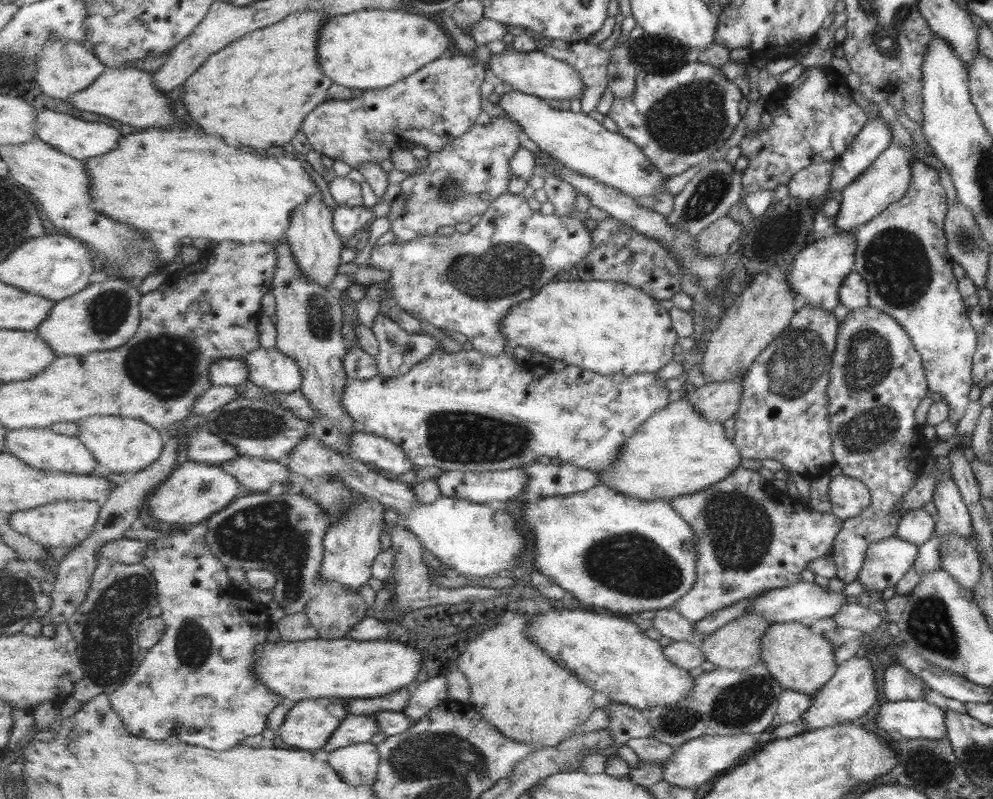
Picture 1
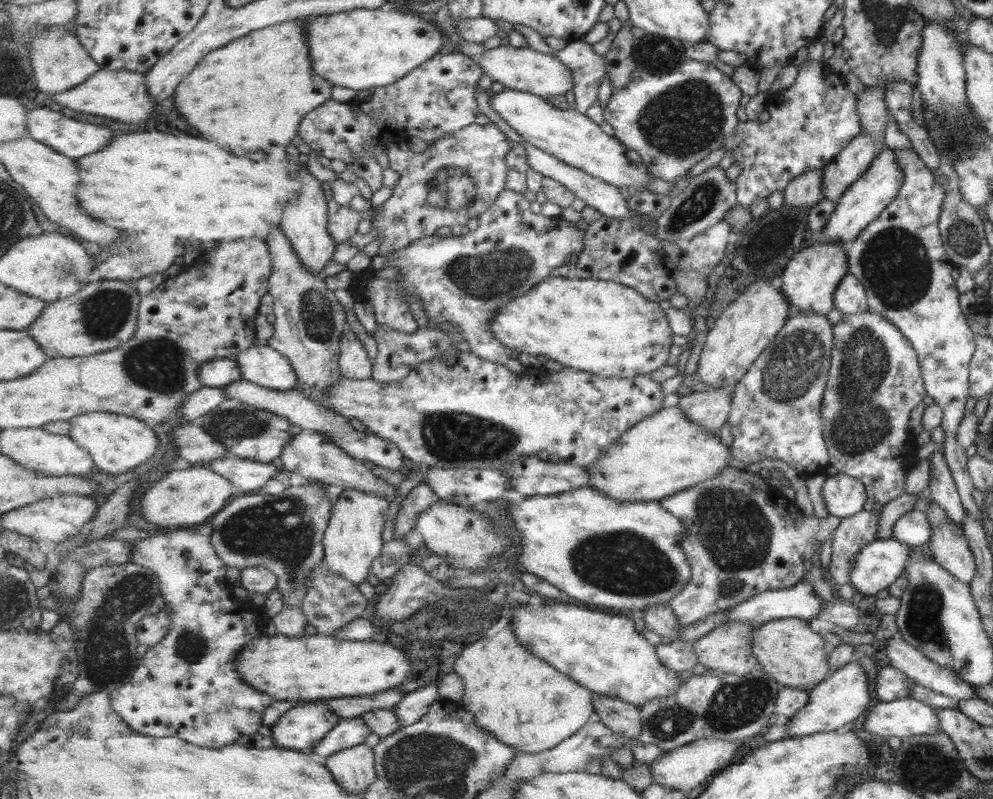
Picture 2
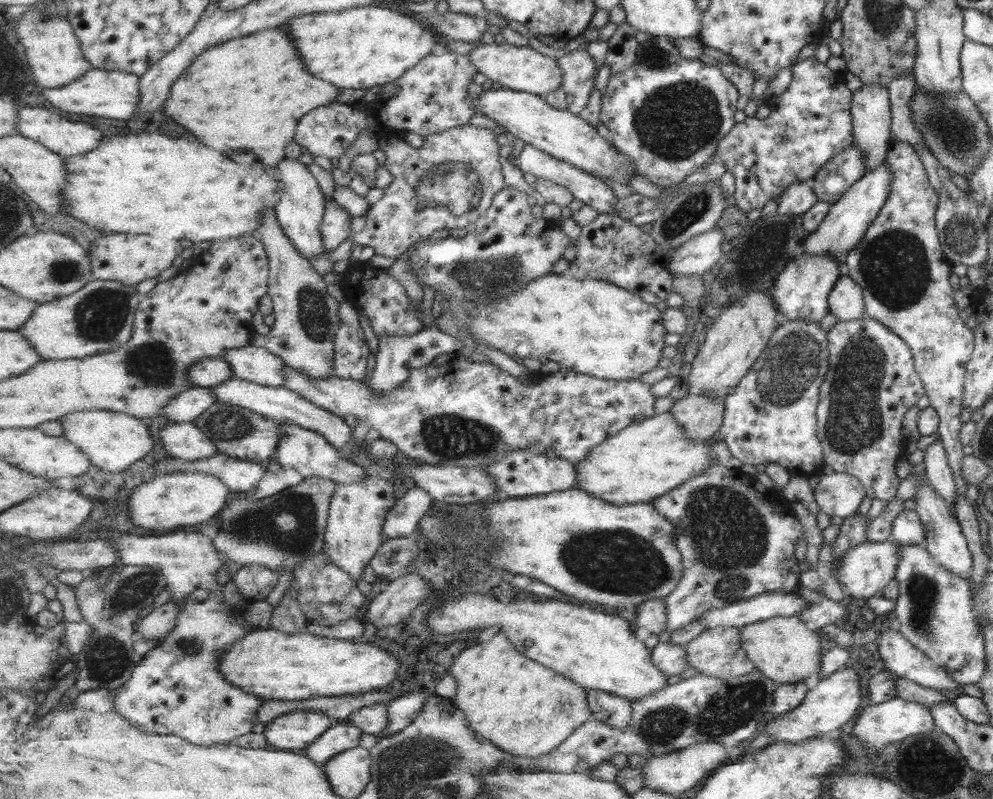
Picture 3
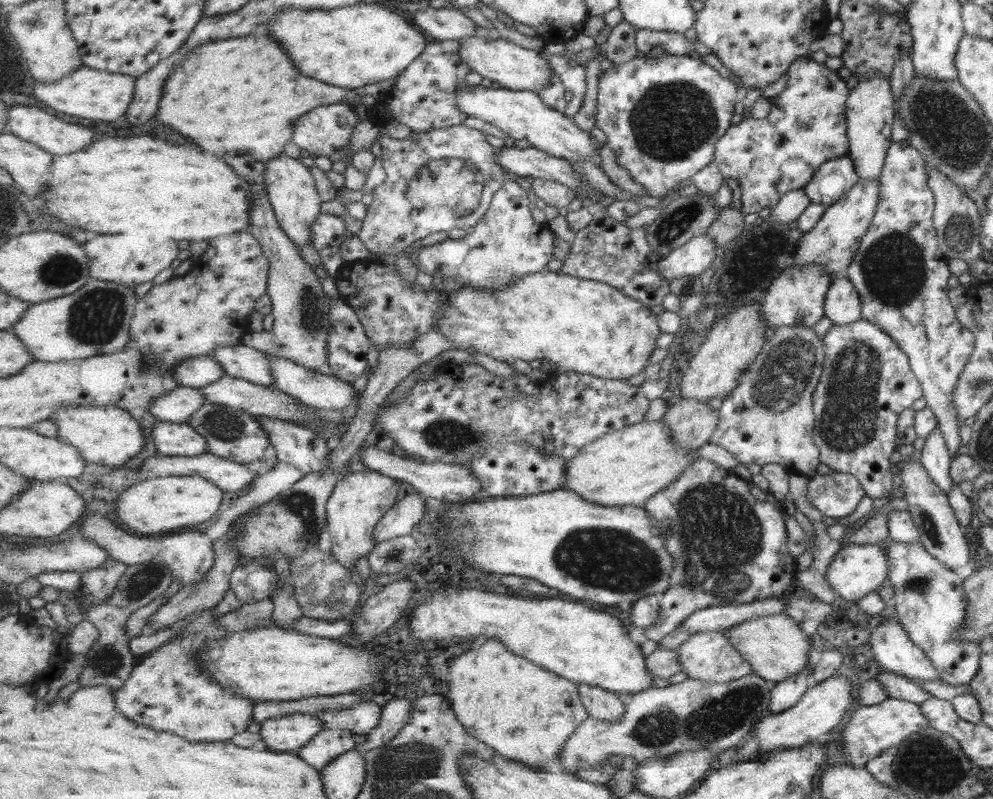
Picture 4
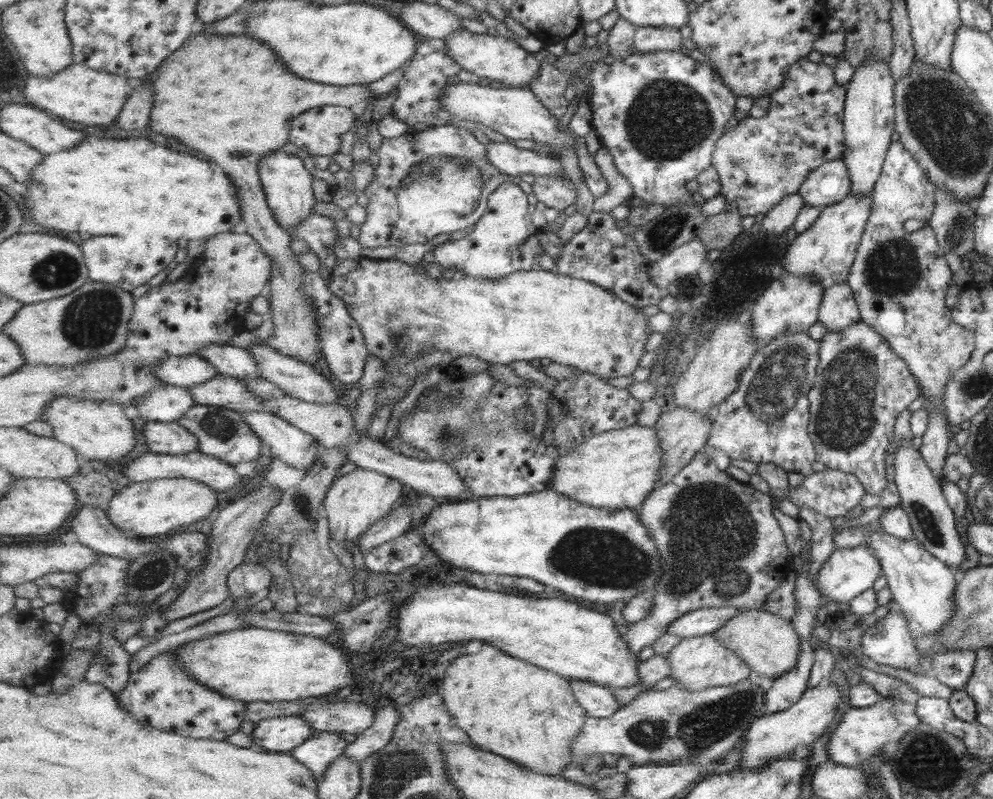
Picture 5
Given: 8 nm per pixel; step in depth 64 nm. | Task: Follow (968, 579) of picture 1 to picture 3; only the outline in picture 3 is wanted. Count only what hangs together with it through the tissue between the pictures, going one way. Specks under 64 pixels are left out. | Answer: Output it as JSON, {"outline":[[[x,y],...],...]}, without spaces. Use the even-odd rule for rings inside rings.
{"outline":[[[924,479],[921,484],[917,484],[915,492],[915,510],[921,525],[925,527],[923,548],[942,567],[952,572],[954,575],[967,579],[967,570],[971,568],[971,554],[968,552],[966,540],[961,533],[956,519],[951,514],[947,503],[943,502],[939,496],[933,494],[931,486]]]}

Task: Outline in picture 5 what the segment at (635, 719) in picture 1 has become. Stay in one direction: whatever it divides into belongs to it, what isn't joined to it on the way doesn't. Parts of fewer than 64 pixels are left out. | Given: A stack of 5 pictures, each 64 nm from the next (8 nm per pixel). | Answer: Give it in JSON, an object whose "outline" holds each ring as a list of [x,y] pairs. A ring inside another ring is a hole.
{"outline":[[[571,680],[573,692],[577,694],[580,705],[588,712],[588,716],[609,718],[620,708],[613,688],[584,680]]]}

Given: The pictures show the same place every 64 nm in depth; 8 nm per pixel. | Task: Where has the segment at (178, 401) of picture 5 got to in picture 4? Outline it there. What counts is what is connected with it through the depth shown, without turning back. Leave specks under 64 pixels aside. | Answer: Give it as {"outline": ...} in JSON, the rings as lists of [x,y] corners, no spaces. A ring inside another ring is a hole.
{"outline":[[[181,385],[176,390],[158,396],[148,412],[158,421],[185,423],[205,403],[205,395],[199,388]]]}

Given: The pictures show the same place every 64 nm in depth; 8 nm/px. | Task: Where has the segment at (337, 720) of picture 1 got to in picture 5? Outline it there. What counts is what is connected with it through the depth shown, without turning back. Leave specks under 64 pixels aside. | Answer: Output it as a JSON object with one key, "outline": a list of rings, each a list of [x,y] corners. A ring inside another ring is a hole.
{"outline":[[[284,716],[262,720],[256,723],[256,728],[251,732],[254,744],[262,746],[264,751],[273,753],[290,753],[294,748],[300,747],[312,737],[312,724],[308,723],[303,716]]]}

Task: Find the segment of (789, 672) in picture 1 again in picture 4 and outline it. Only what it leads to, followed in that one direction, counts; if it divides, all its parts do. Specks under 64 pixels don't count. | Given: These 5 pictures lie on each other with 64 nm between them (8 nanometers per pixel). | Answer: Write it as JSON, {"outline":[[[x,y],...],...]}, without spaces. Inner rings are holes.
{"outline":[[[784,613],[773,616],[760,616],[753,620],[745,620],[743,624],[727,629],[728,640],[745,661],[751,665],[751,672],[763,680],[782,681],[788,676],[796,675],[805,667],[809,668],[814,658],[809,636],[800,629],[799,624]]]}

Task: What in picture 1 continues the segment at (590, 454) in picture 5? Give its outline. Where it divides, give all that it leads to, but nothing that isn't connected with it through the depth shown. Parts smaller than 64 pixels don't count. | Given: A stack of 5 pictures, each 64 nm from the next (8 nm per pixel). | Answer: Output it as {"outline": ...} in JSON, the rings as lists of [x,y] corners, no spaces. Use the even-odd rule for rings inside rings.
{"outline":[[[682,394],[678,401],[668,403],[639,427],[624,444],[614,467],[599,475],[602,483],[617,489],[625,497],[670,501],[720,483],[739,468],[739,463],[739,448],[725,437],[722,424],[705,420],[692,407],[688,395]]]}

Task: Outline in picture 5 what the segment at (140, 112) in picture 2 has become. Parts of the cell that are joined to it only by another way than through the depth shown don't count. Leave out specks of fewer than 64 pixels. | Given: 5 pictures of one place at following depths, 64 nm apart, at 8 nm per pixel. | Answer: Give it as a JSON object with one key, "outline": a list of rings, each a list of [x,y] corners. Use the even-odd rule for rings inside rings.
{"outline":[[[74,64],[65,71],[48,77],[28,75],[22,90],[26,104],[43,109],[53,117],[72,120],[87,126],[107,125],[115,122],[124,104],[135,89],[135,81],[127,77],[100,72],[87,65]]]}

